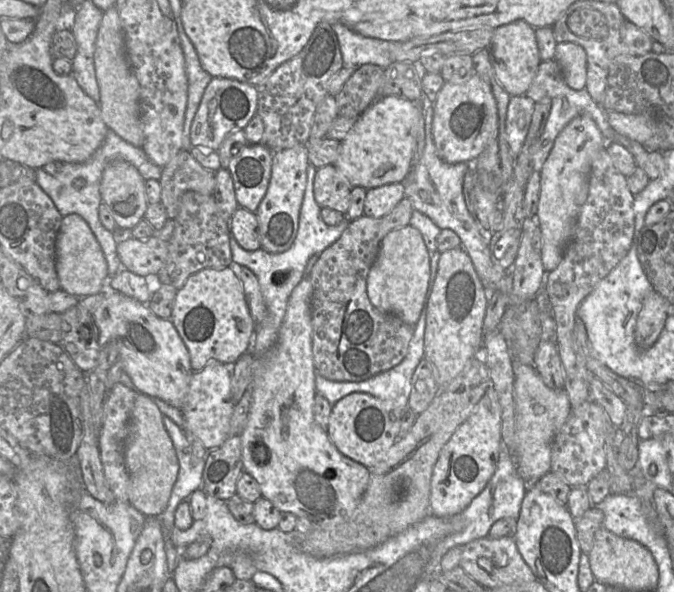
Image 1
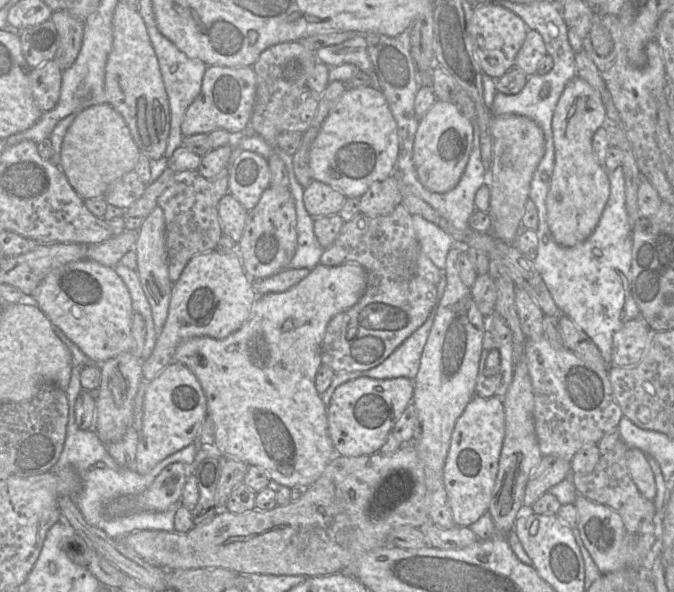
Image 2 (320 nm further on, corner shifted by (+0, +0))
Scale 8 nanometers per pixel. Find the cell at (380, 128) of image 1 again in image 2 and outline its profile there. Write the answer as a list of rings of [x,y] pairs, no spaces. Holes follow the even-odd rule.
[[[371,86],[347,88],[312,143],[312,178],[337,189],[346,198],[360,198],[374,182],[397,175],[398,154],[397,123],[382,92]]]

